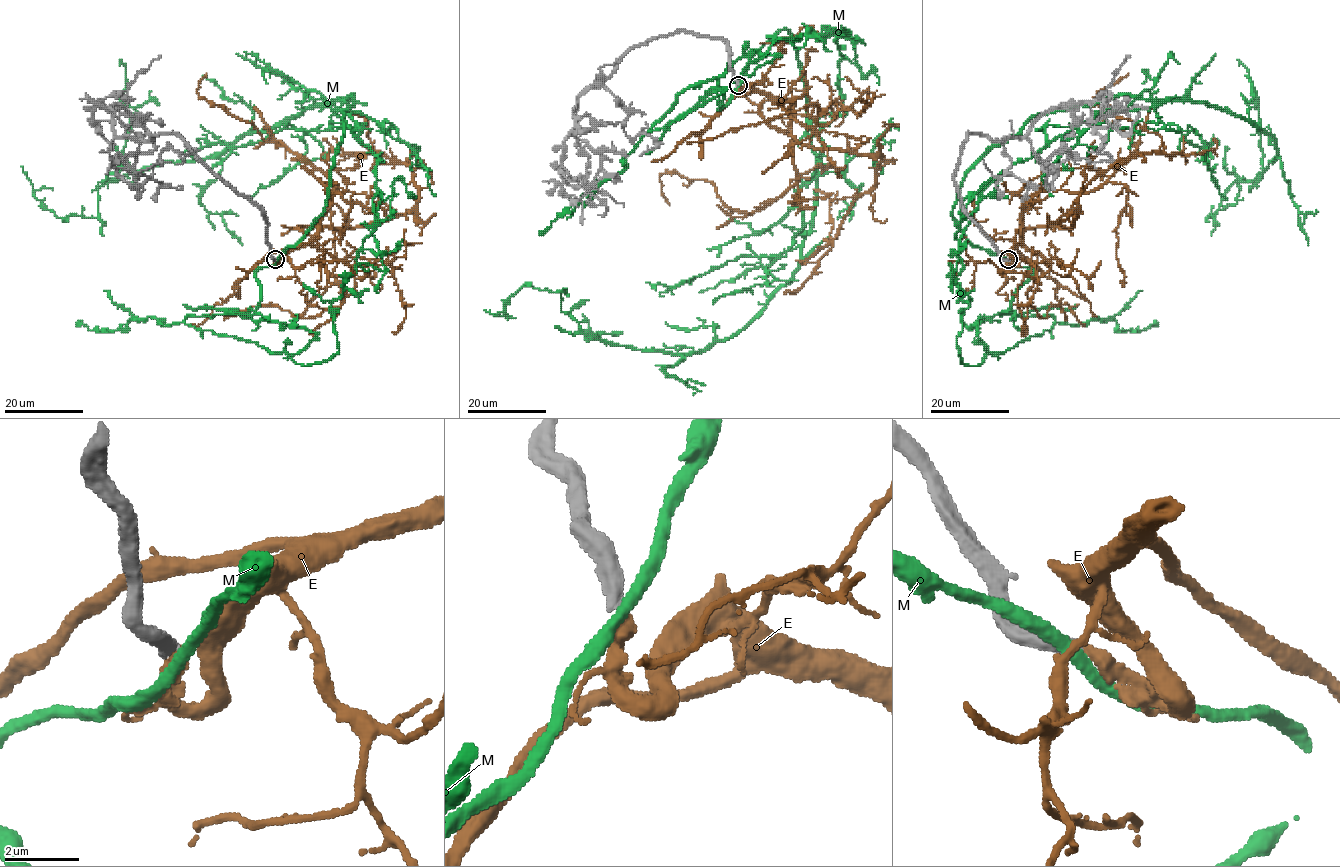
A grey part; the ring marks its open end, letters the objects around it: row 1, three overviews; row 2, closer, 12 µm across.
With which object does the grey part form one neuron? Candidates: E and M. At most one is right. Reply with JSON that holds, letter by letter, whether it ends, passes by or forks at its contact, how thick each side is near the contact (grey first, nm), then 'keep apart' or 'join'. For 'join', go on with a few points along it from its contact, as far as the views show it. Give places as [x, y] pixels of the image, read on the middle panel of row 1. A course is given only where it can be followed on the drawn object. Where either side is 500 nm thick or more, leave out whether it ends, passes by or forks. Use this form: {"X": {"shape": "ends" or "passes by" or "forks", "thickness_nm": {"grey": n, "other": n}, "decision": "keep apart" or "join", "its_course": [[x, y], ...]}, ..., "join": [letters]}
{"E": {"shape": "ends", "thickness_nm": {"grey": 440, "other": 360}, "decision": "join", "its_course": [[738, 85], [774, 98], [760, 114], [800, 142], [881, 156], [815, 272], [785, 290]]}, "M": {"shape": "passes by", "thickness_nm": {"grey": 480, "other": 320}, "decision": "keep apart"}, "join": ["E"]}

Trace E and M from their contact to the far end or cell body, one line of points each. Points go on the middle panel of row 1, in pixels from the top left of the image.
E: (738, 85), (774, 98), (760, 114), (800, 142), (881, 156), (815, 272), (785, 290)
M: (738, 85), (791, 34), (816, 196), (801, 265), (737, 333), (684, 354), (606, 343), (530, 285), (484, 309)

